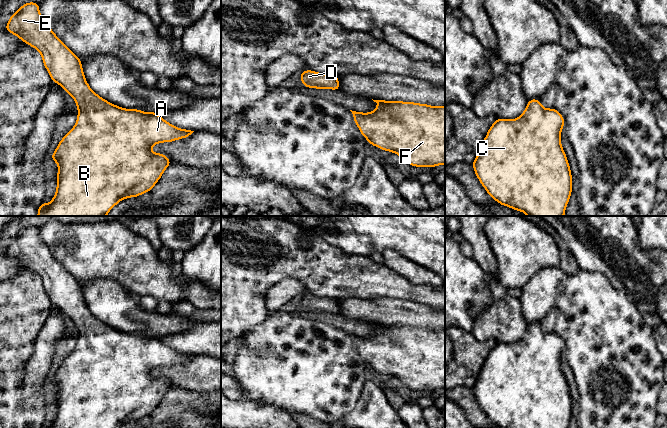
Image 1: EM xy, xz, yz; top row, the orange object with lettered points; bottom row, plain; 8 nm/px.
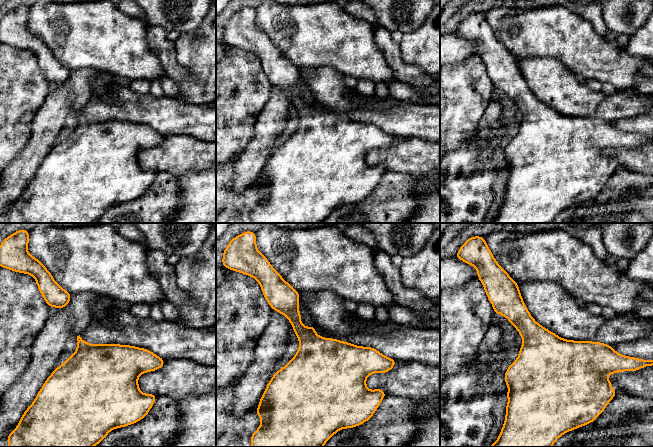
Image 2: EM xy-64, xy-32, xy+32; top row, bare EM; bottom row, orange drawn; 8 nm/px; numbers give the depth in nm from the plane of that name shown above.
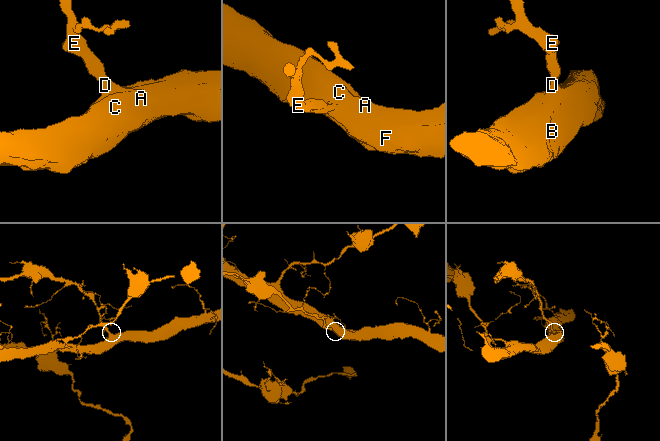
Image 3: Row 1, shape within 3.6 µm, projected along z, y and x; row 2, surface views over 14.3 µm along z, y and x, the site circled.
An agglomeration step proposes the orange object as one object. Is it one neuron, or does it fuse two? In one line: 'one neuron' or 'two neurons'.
one neuron

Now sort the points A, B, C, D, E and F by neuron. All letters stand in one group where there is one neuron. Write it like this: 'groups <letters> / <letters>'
groups A B C D E F

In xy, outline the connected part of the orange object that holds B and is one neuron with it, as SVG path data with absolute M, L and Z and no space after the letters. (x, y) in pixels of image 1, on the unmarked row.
M29 226L21 230L11 239L5 253L40 276L52 305L58 307L73 321L78 332L75 350L63 361L51 379L58 388L58 402L56 418L48 428L117 428L123 423L137 421L150 415L172 386L165 378L153 377L152 370L186 362L194 355L179 353L155 336L118 331L94 317L84 301L81 284L51 254L40 238L39 228Z

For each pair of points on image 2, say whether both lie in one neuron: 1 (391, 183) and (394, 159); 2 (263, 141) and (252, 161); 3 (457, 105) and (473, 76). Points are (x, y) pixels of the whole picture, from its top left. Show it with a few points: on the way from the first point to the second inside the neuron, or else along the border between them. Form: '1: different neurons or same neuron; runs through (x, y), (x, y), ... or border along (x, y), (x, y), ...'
1: different neurons; border along (386, 170), (413, 175)
2: same neuron; runs through (261, 146), (255, 156)
3: same neuron; runs through (457, 98), (457, 95), (467, 83)

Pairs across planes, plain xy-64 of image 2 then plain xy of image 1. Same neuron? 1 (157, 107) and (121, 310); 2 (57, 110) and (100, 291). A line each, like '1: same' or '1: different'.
1: different
2: different

